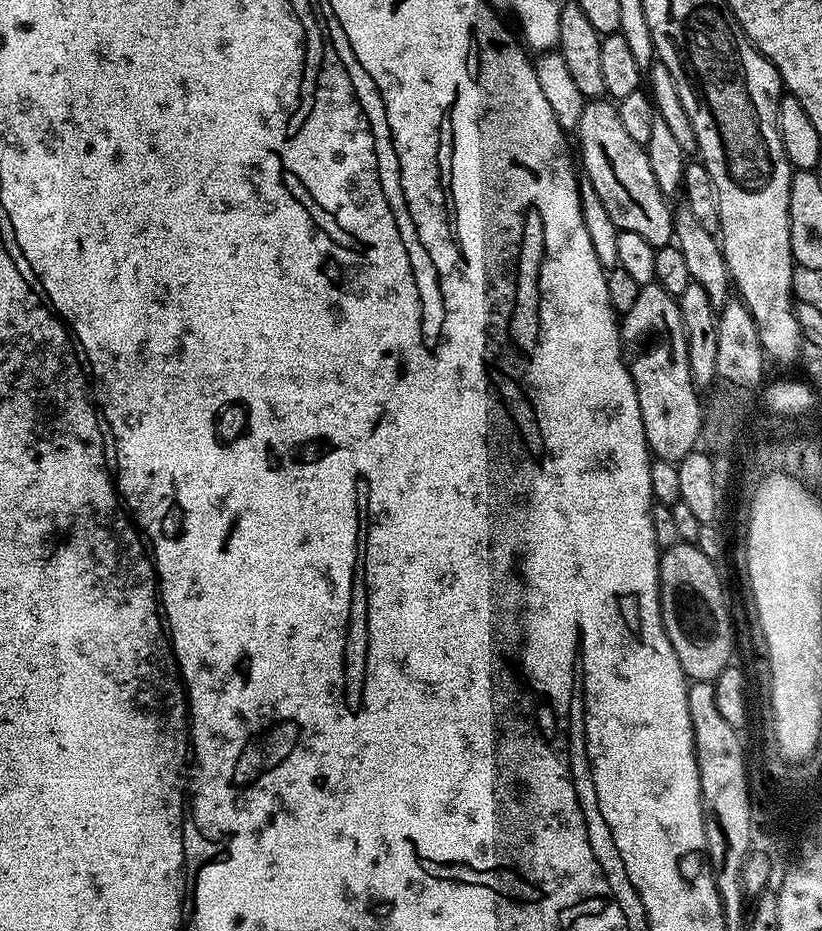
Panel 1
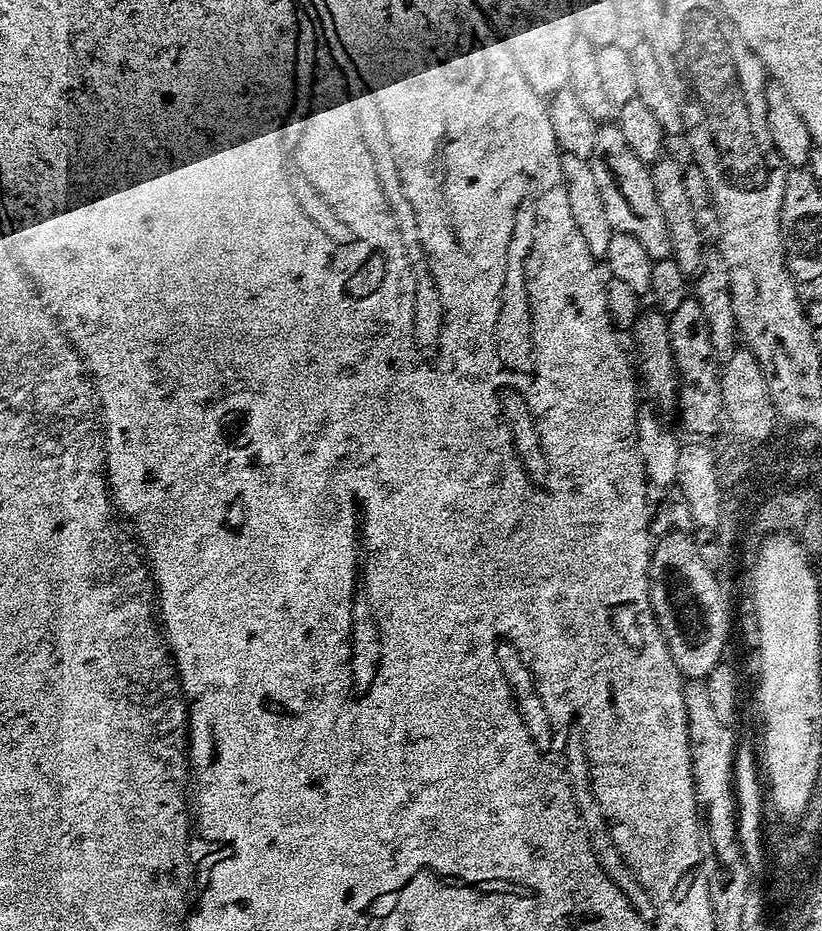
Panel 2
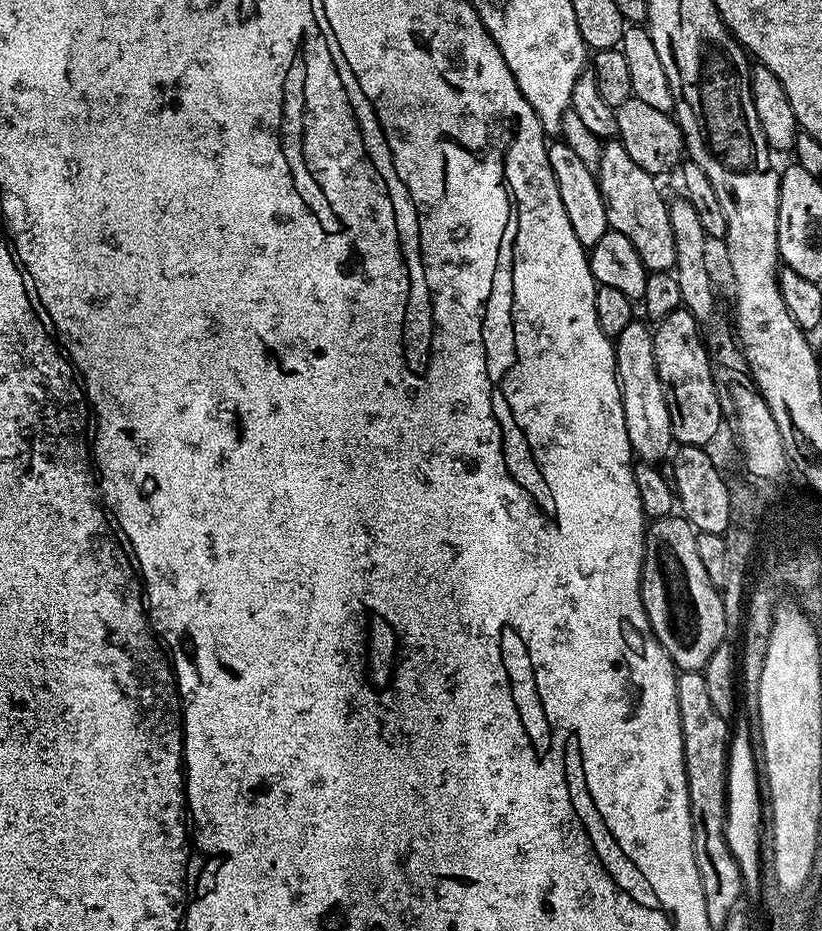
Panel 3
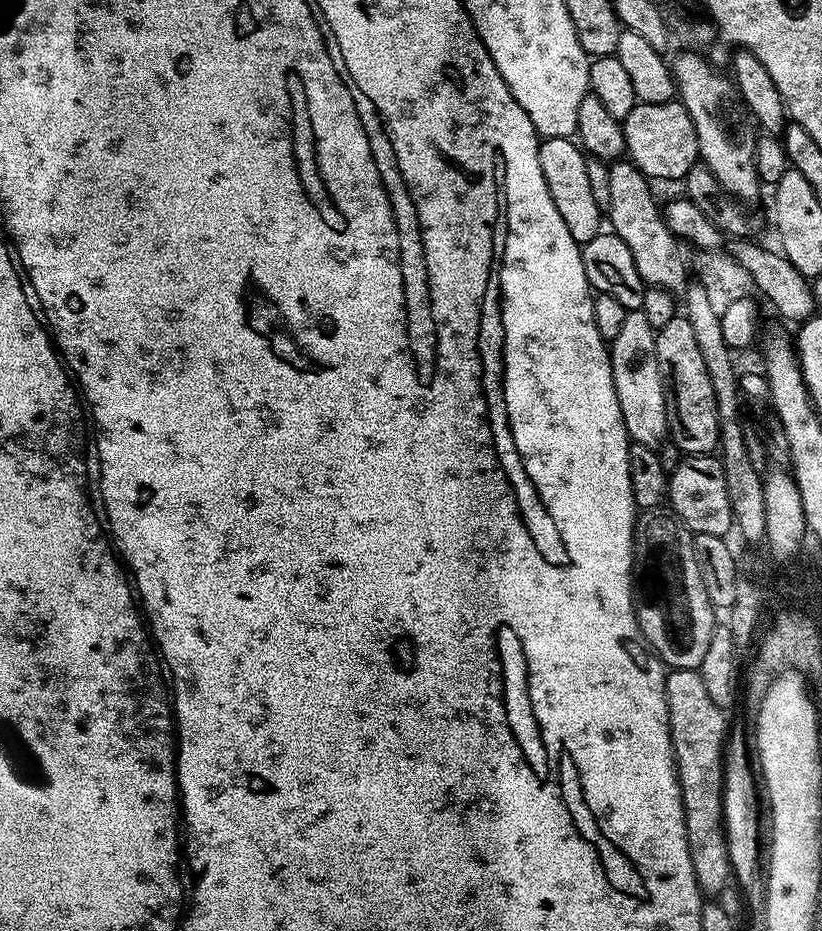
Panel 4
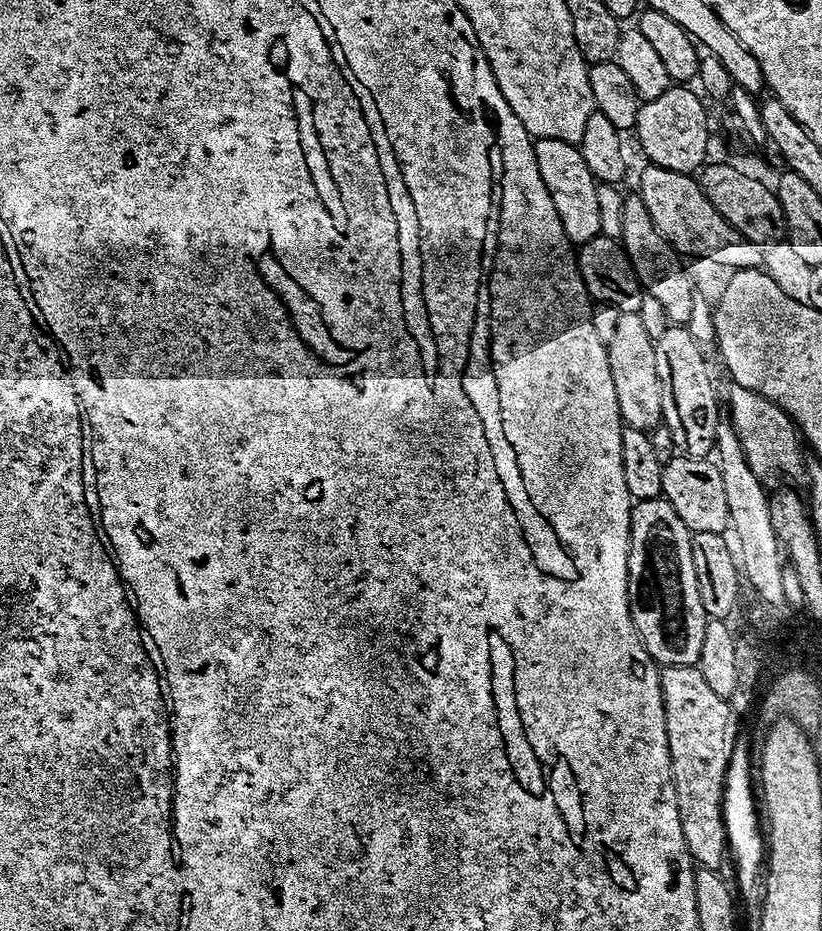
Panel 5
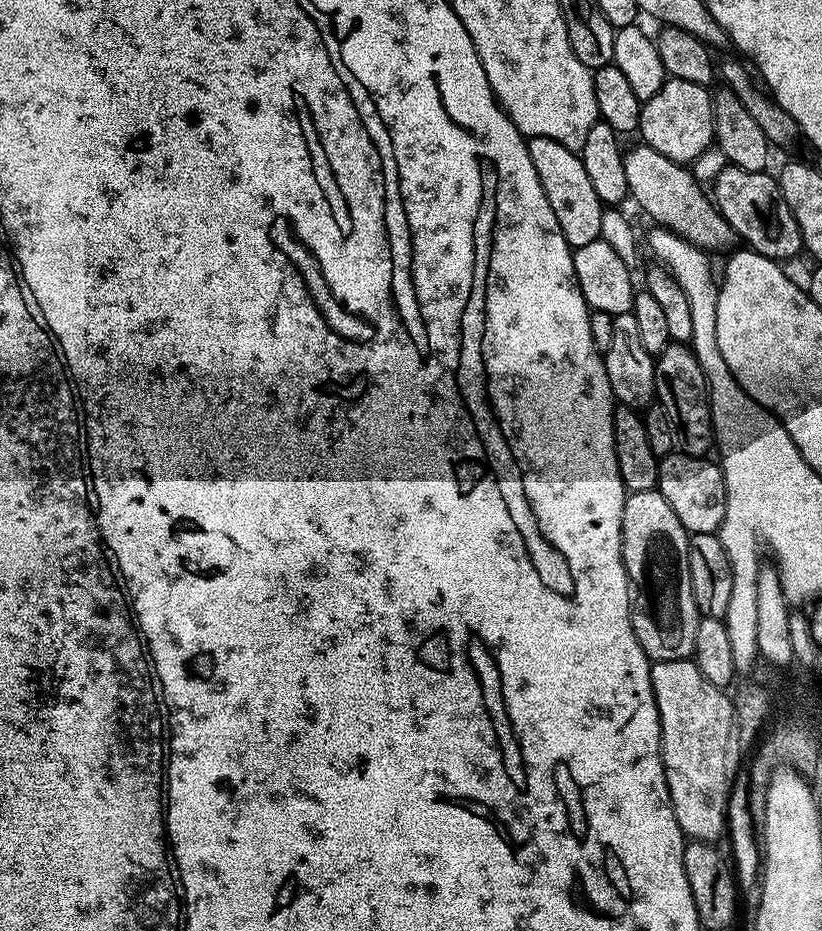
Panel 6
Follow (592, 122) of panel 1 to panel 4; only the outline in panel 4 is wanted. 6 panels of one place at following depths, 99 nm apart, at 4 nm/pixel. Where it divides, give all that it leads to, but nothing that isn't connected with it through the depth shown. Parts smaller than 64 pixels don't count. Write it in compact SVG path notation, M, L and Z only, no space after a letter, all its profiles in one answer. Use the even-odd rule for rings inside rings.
M631 162L613 163L608 173L610 206L606 209L606 216L607 219L608 216L612 219L611 231L618 238L622 238L626 246L630 246L630 254L634 254L634 266L638 266L638 274L645 285L664 288L673 294L683 293L690 283L690 277L684 252L680 249L682 241L668 228L661 205L656 205L656 200L652 197L653 185Z

